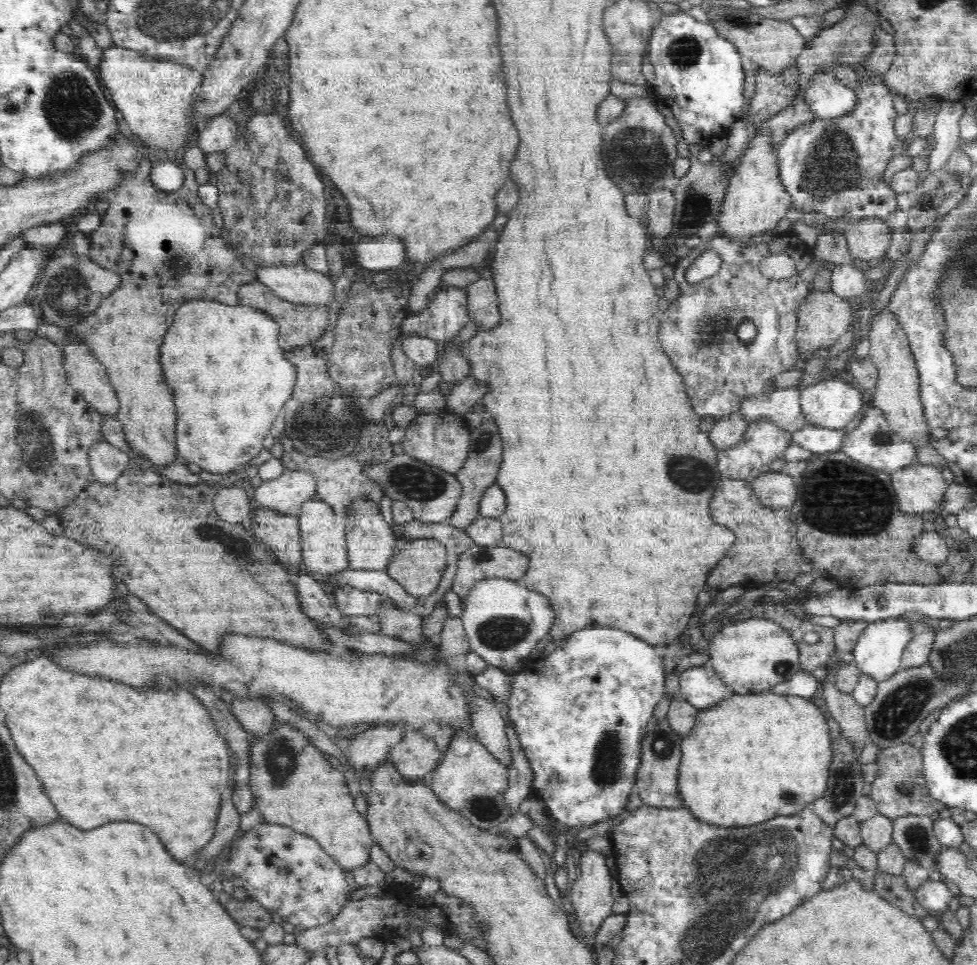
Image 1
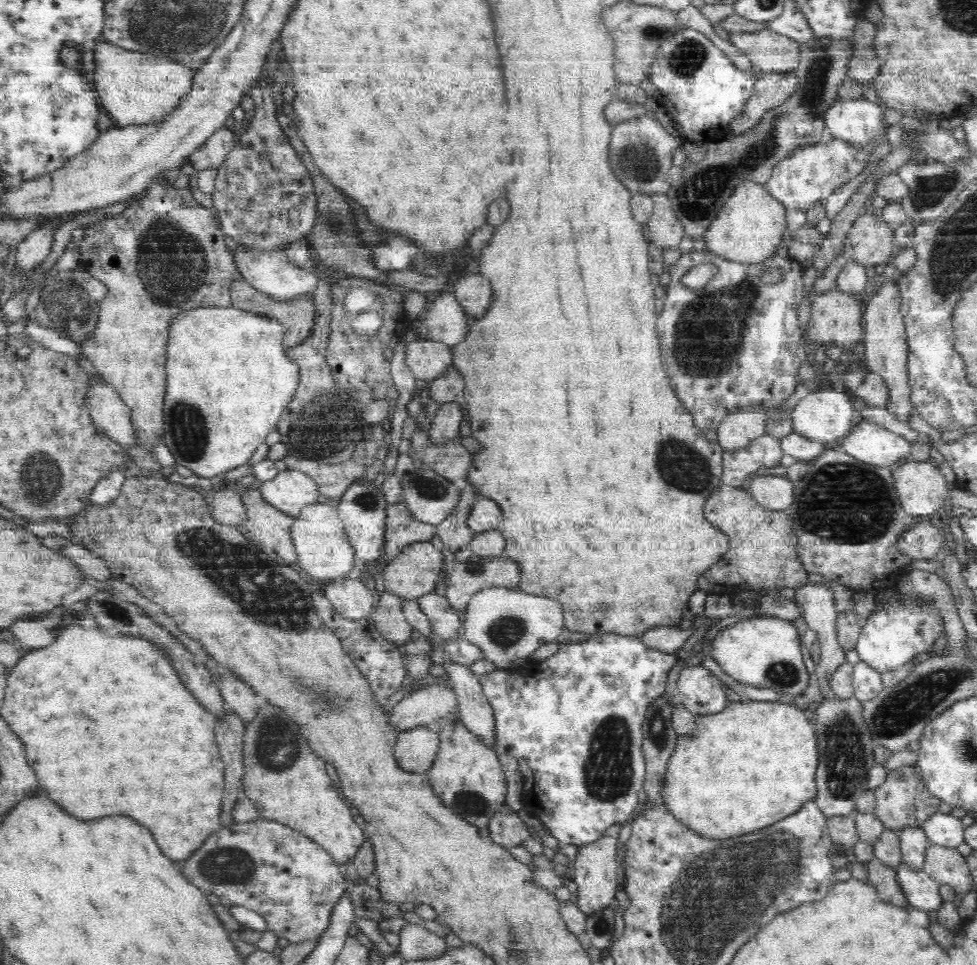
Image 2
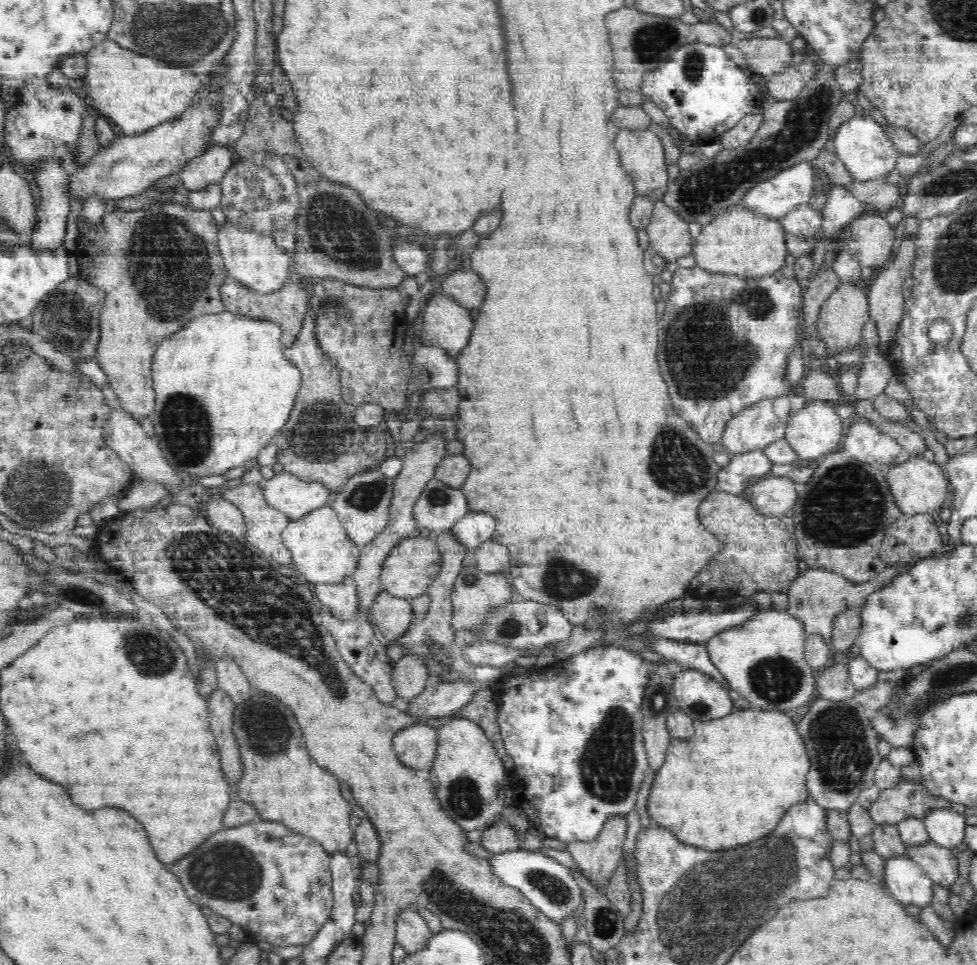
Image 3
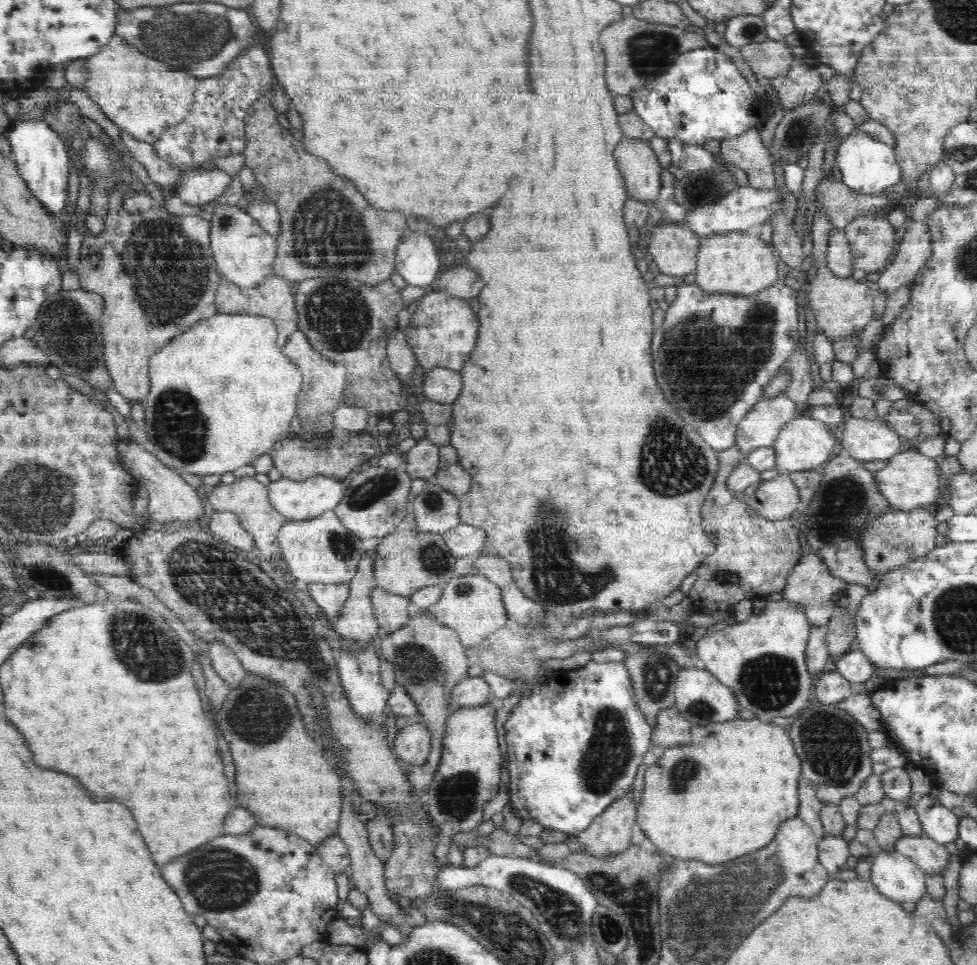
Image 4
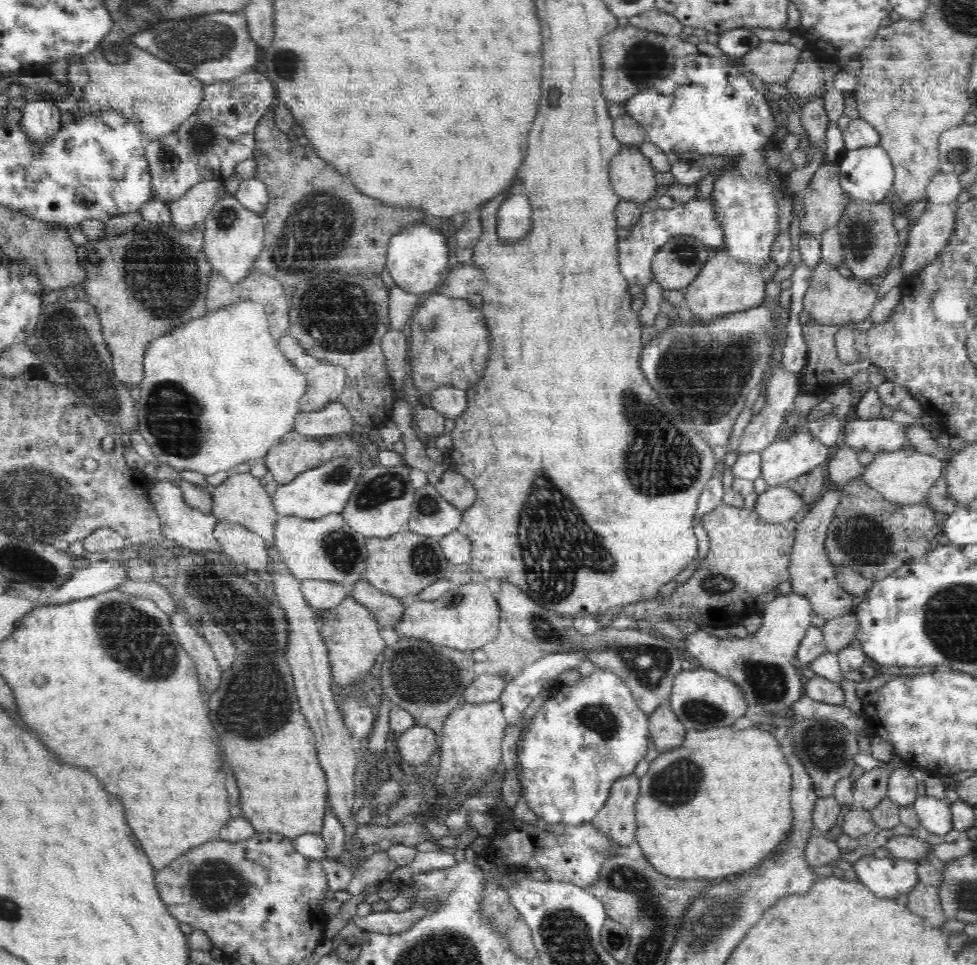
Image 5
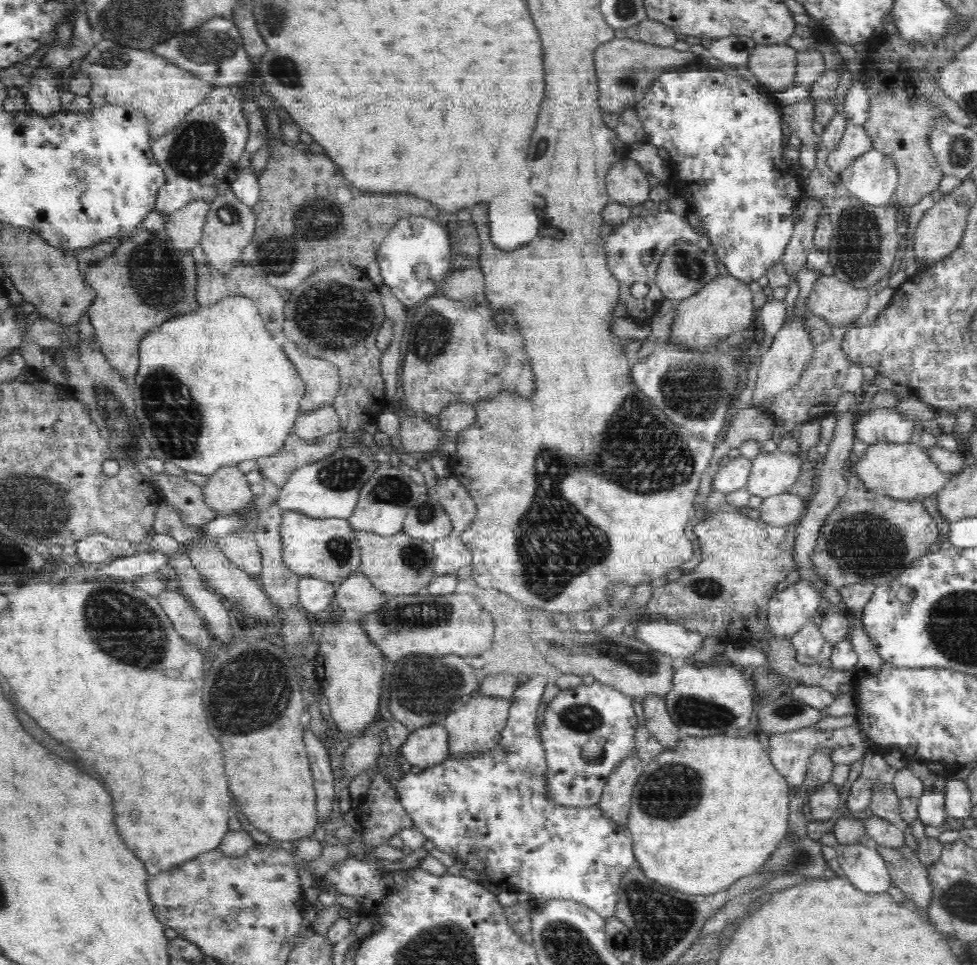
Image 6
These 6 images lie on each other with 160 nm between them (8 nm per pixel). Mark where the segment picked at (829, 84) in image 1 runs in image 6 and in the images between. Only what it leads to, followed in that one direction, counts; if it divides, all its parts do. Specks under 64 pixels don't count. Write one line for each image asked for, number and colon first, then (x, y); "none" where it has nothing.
2: (858, 121)
3: (861, 144)
4: (867, 165)
5: (867, 174)
6: (872, 177)

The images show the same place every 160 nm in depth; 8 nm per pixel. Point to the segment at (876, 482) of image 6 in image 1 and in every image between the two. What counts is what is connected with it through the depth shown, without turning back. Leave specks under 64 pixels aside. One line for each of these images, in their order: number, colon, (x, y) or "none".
1: (920, 488)
2: (922, 488)
3: (917, 485)
4: (910, 479)
5: (904, 476)

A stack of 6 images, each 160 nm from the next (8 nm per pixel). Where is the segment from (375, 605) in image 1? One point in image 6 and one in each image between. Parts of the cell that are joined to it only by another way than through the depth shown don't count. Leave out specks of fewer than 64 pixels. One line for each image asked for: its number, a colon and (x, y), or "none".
2: (351, 599)
3: (341, 599)
4: (330, 598)
5: (320, 594)
6: (315, 595)

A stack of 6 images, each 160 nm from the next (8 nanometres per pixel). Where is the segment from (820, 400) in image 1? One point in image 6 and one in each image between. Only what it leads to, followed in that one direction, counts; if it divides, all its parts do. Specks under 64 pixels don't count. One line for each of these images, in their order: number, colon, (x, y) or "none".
2: (826, 416)
3: (815, 430)
4: (803, 444)
5: (782, 460)
6: (774, 472)

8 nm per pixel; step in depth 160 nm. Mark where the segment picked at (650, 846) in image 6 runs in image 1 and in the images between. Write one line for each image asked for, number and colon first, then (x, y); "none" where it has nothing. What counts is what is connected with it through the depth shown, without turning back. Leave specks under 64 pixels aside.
1: (749, 758)
2: (743, 768)
3: (730, 783)
4: (724, 794)
5: (716, 806)

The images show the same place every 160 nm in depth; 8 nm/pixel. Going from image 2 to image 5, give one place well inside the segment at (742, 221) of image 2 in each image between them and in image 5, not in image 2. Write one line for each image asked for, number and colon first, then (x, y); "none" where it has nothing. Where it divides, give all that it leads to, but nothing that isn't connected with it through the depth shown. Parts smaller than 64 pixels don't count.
3: (740, 242)
4: (727, 262)
5: (724, 285)

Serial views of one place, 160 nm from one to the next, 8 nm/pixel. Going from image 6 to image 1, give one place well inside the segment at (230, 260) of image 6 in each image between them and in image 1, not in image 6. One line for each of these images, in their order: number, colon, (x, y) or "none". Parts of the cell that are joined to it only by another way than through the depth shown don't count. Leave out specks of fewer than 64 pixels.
1: (298, 284)
2: (271, 273)
3: (254, 260)
4: (244, 252)
5: (233, 237)

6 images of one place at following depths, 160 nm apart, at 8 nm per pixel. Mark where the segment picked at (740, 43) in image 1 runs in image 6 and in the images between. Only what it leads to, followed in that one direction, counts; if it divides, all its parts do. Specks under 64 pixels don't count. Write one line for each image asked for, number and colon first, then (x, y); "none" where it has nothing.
2: (769, 51)
3: (765, 56)
4: (771, 58)
5: (773, 62)
6: (774, 65)

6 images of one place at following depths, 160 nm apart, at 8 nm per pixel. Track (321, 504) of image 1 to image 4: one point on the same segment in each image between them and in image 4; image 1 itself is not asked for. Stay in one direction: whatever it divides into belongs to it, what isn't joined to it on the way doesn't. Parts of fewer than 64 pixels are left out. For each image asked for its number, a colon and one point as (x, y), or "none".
2: (323, 550)
3: (321, 550)
4: (319, 550)

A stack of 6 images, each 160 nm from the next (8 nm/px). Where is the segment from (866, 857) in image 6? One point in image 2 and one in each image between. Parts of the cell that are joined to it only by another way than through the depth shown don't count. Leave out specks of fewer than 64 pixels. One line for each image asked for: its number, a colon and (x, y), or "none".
2: (923, 892)
3: (904, 879)
4: (897, 877)
5: (887, 877)

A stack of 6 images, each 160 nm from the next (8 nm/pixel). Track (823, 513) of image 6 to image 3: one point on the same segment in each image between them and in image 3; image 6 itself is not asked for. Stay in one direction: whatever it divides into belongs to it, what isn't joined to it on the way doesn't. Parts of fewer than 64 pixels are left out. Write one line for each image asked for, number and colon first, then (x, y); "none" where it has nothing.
3: (816, 596)
4: (810, 584)
5: (812, 574)

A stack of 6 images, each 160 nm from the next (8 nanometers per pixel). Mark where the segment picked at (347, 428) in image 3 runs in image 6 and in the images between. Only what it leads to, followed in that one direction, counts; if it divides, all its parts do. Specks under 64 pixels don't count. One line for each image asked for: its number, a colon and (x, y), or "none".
4: (323, 387)
5: (325, 381)
6: (323, 385)

